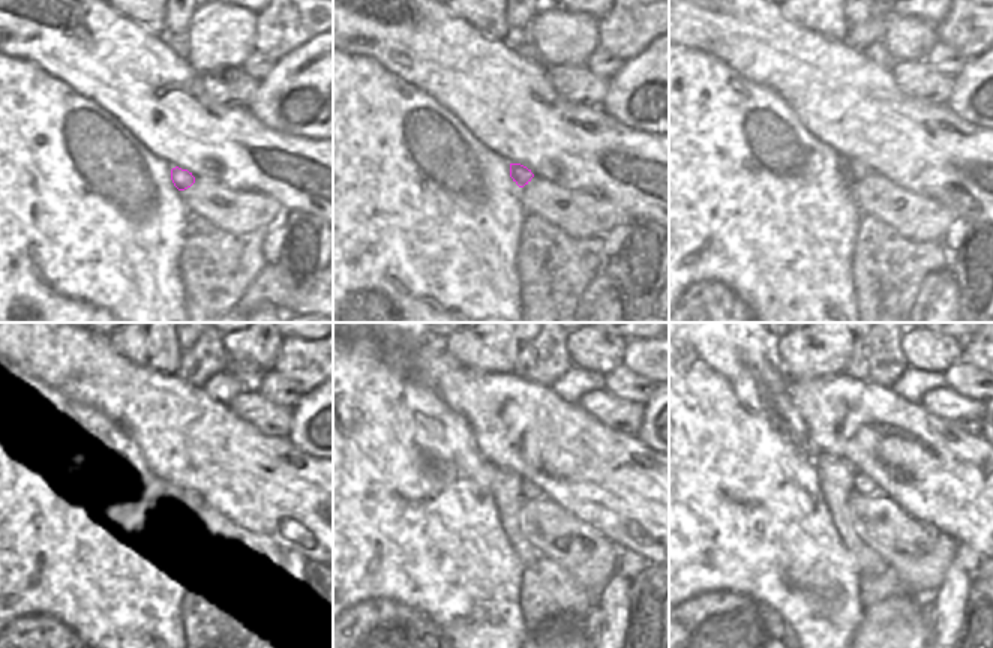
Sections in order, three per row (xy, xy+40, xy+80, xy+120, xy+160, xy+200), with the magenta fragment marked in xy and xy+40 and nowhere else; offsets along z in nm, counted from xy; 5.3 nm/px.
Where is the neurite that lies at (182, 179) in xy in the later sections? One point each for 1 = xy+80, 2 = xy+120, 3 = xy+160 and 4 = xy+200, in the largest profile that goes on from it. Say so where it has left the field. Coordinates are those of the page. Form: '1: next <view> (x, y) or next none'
1: next xy+80 (855, 171)
2: next xy+120 (191, 497)
3: next xy+160 (530, 491)
4: next xy+200 (864, 485)

